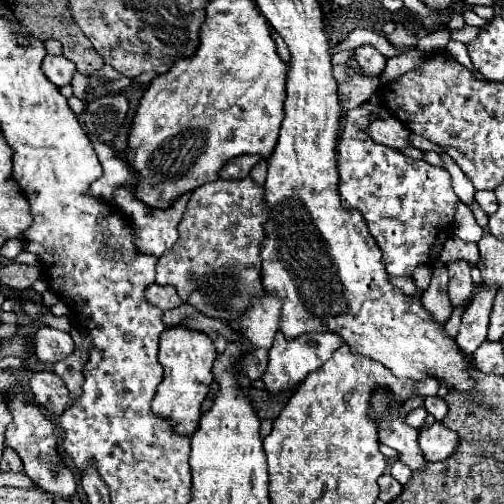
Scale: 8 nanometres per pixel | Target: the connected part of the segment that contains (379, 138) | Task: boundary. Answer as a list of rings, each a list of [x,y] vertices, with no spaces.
[[[394,117],[372,121],[372,125],[368,127],[368,133],[376,143],[382,143],[386,147],[394,147],[394,149],[410,147],[408,127],[400,121],[396,121]]]

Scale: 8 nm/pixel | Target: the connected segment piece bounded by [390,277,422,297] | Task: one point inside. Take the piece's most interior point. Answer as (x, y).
(406, 284)

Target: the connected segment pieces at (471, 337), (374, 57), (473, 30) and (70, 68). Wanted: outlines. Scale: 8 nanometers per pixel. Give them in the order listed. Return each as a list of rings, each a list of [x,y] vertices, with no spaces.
[[[482,285],[480,291],[474,295],[474,301],[462,315],[462,325],[456,335],[456,343],[468,355],[472,355],[480,347],[480,343],[486,339],[488,317],[494,305],[496,291],[498,291],[496,285],[494,287]]]
[[[370,45],[356,47],[354,49],[354,59],[358,61],[358,65],[364,73],[374,75],[374,77],[380,77],[380,71],[384,71],[384,67],[386,67],[386,57]]]
[[[466,25],[461,30],[449,29],[451,39],[464,44],[468,44],[470,41],[474,40],[478,35],[478,31],[480,31],[480,28],[469,25]]]
[[[46,55],[42,61],[42,71],[50,83],[54,83],[56,87],[62,87],[62,85],[68,85],[72,81],[76,67],[72,65],[72,61],[68,61],[62,55],[58,55],[58,57]]]

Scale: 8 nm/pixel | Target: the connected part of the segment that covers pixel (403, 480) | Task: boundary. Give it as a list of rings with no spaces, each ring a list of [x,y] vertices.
[[[396,461],[396,463],[392,465],[392,469],[390,469],[390,475],[392,475],[402,487],[406,487],[406,483],[408,483],[410,477],[412,477],[412,471],[410,471],[406,465],[402,465],[400,461]]]

